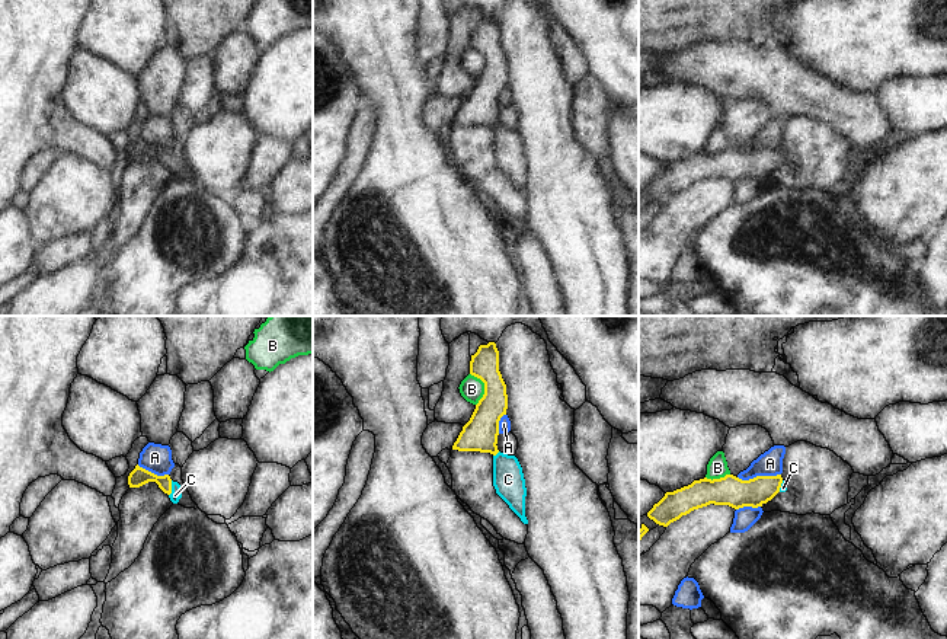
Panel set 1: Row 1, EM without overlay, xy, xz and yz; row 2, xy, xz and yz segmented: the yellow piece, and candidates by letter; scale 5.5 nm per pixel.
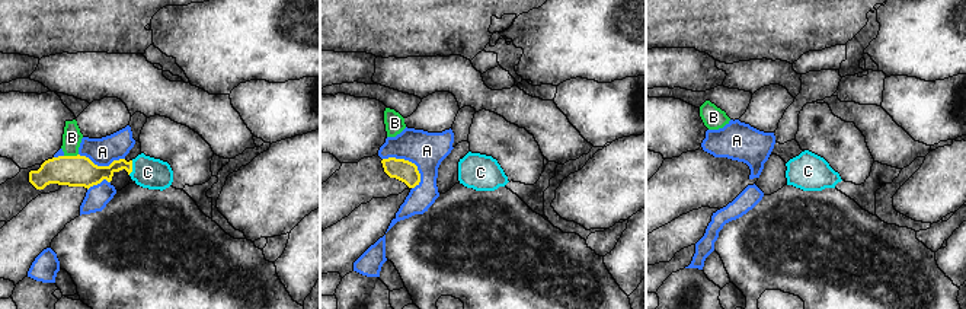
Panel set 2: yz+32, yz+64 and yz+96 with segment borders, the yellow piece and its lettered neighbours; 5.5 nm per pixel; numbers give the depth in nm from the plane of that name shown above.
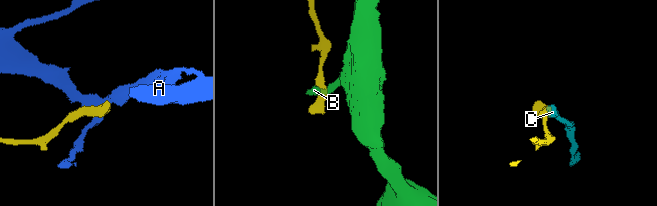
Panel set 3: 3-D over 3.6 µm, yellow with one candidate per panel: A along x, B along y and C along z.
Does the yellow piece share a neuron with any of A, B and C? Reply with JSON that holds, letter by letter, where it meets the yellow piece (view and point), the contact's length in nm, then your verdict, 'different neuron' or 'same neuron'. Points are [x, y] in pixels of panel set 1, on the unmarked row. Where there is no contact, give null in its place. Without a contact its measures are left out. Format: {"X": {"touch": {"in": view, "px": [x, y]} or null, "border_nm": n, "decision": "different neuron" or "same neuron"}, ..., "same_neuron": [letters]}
{"A": {"touch": {"in": "yz", "px": [758, 150]}, "border_nm": 240, "decision": "different neuron"}, "B": {"touch": {"in": "xz", "px": [485, 61]}, "border_nm": 190, "decision": "different neuron"}, "C": {"touch": {"in": "xy", "px": [170, 162]}, "border_nm": 90, "decision": "same neuron"}, "same_neuron": ["C"]}

